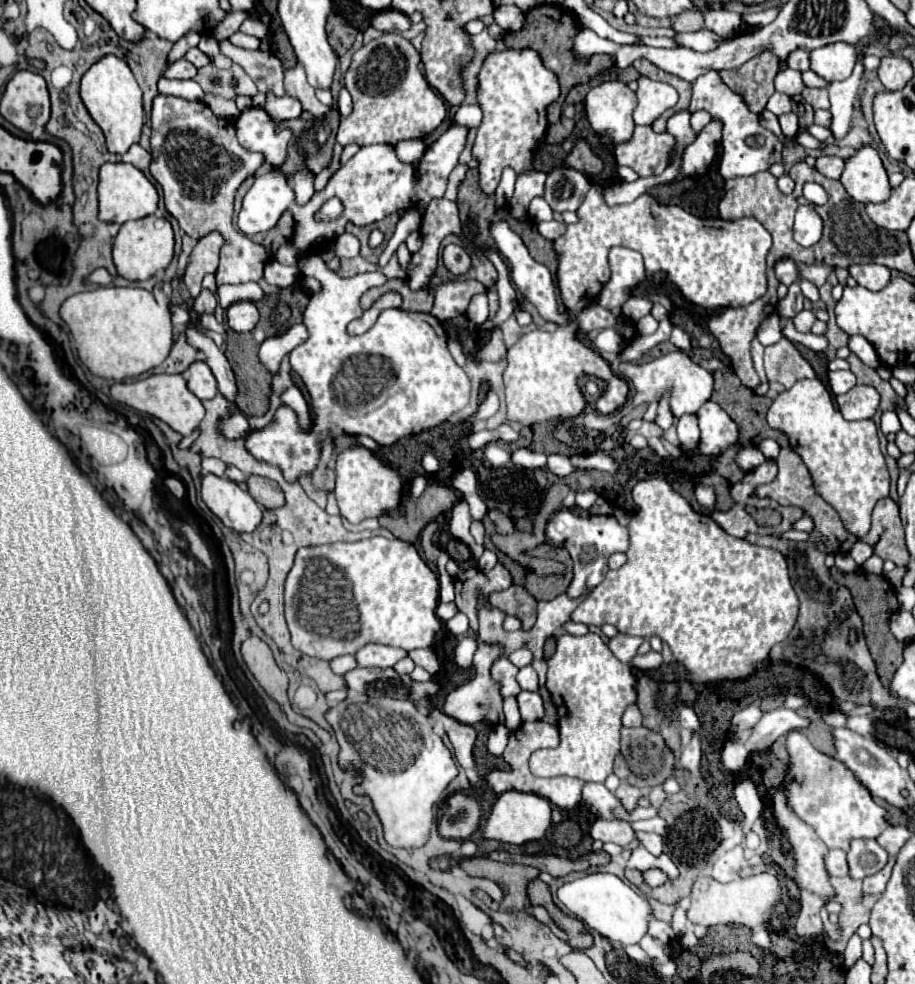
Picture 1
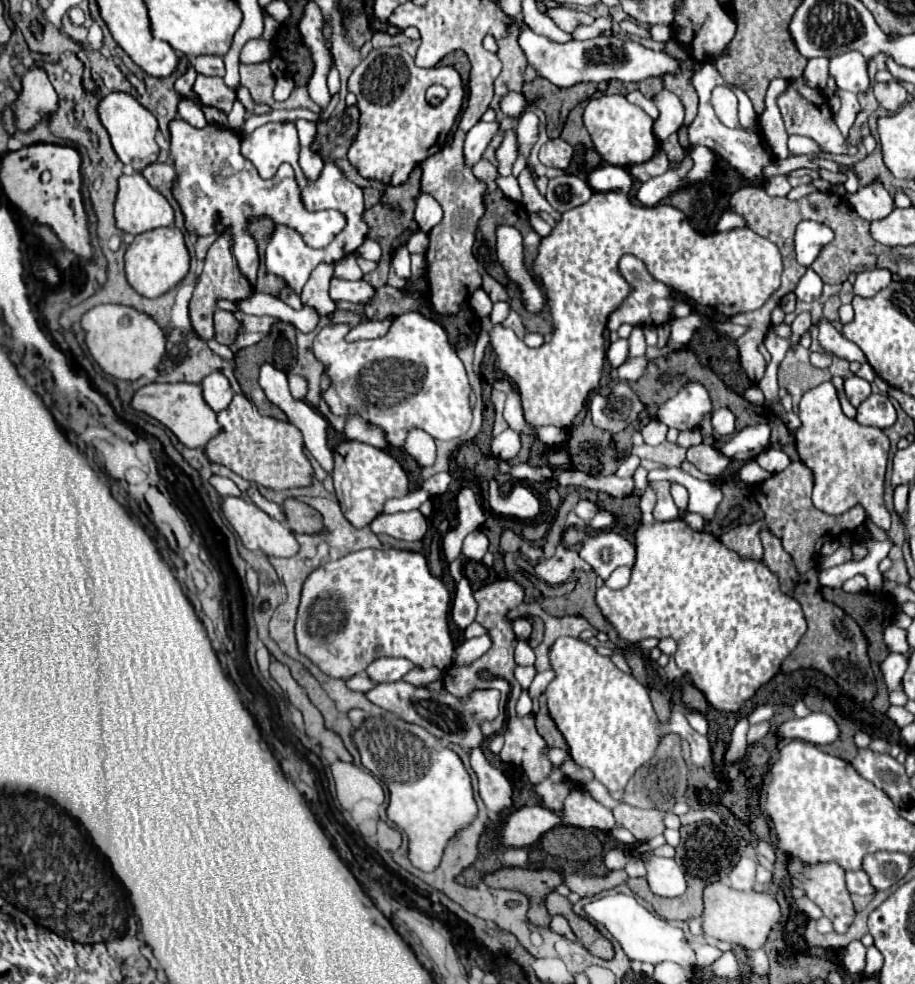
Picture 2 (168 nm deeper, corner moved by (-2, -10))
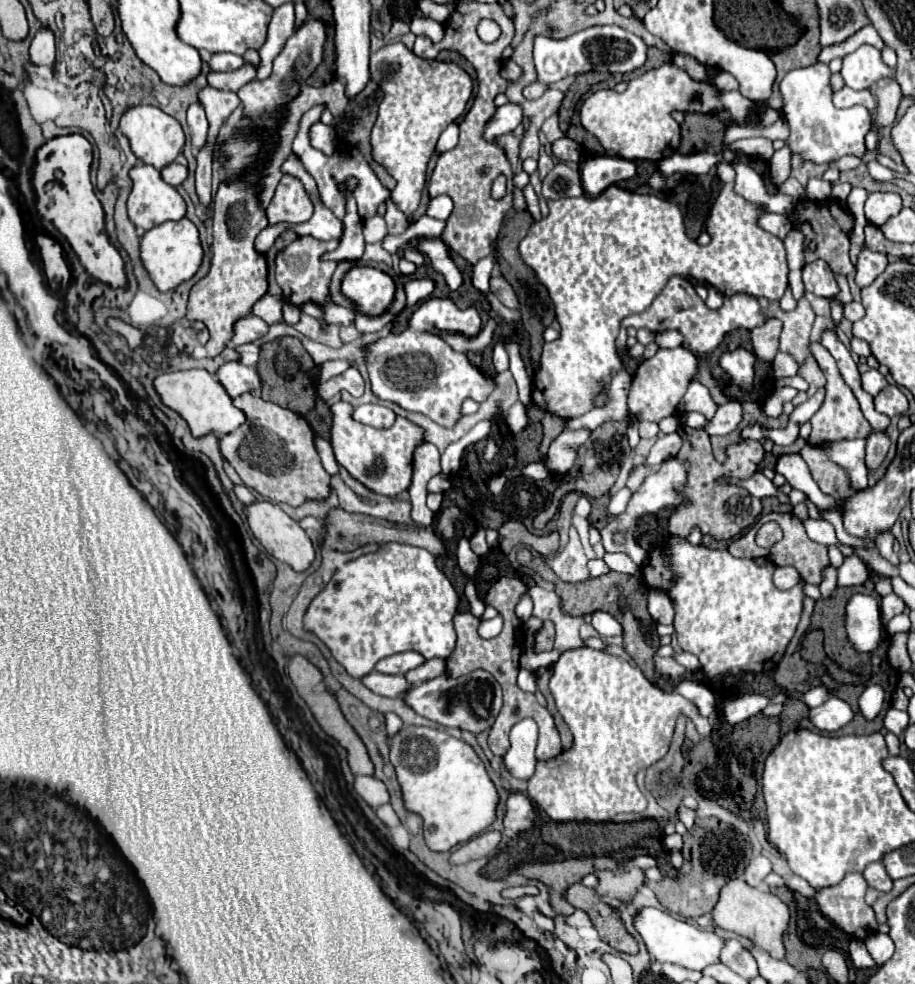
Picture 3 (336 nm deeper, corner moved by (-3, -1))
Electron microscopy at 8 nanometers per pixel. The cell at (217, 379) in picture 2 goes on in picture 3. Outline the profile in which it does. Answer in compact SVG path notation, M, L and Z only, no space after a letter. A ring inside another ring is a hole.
M236 361L224 363L218 369L216 379L228 391L230 397L238 397L238 395L242 395L246 391L260 389L260 379L258 379L256 367L246 367L246 365L240 365Z

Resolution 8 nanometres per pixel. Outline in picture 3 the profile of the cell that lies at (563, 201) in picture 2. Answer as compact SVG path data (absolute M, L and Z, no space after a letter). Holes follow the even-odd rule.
M566 163L554 165L554 169L542 181L542 195L546 199L562 199L562 197L582 197L584 187L580 181L580 173Z

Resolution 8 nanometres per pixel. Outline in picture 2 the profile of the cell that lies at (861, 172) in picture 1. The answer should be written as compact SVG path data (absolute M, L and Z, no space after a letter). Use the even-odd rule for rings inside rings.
M879 182L859 188L857 194L847 194L845 200L861 218L865 218L869 222L887 218L895 208L893 196L889 196L885 186Z

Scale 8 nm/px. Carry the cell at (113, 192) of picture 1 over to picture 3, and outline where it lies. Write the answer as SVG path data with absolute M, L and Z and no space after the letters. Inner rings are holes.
M136 163L132 169L130 169L130 179L132 179L132 191L130 191L130 197L128 197L128 217L130 221L140 227L140 229L152 229L164 221L176 221L176 219L182 219L186 215L186 203L184 199L180 197L180 193L168 185L166 181L162 181L160 177L160 171L152 165L146 165L146 163Z

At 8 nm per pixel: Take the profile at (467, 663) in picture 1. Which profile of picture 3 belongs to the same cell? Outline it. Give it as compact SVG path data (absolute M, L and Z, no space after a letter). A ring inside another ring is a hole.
M496 615L490 621L482 621L480 627L478 627L478 635L482 639L494 639L500 631L502 631L502 617L500 615Z

